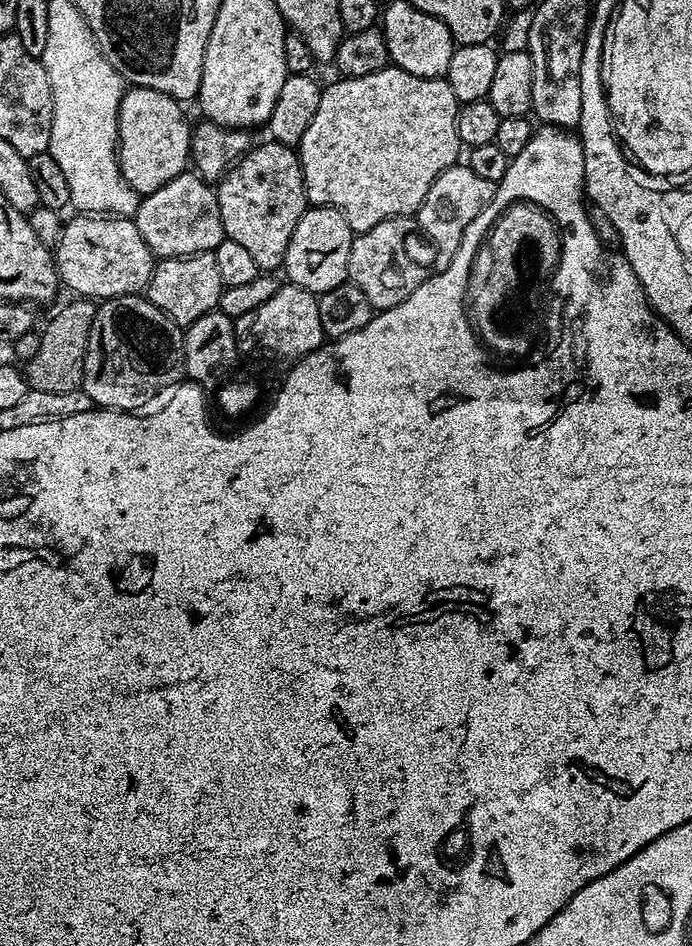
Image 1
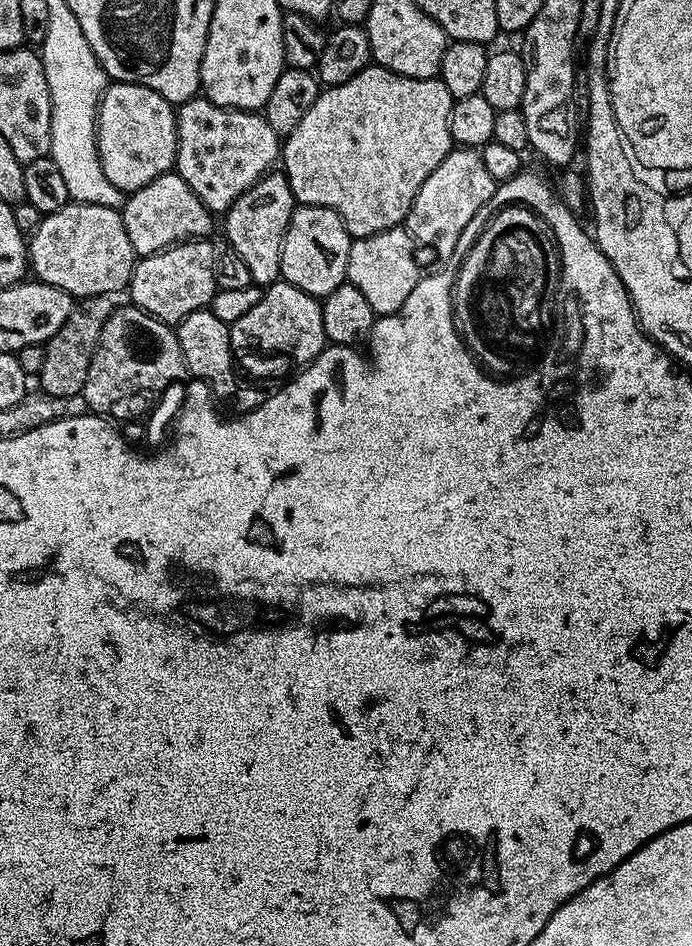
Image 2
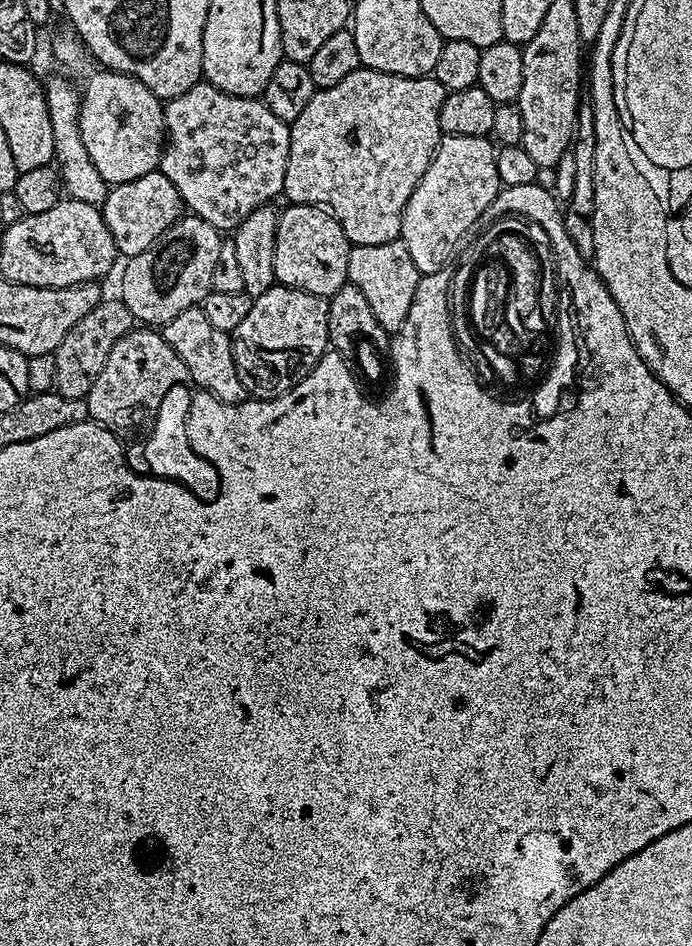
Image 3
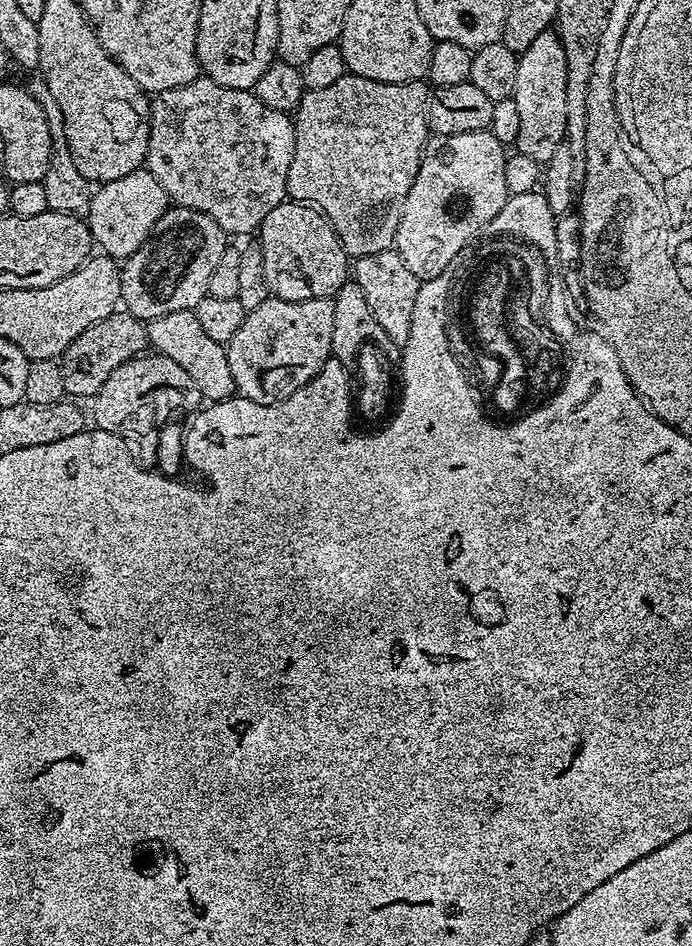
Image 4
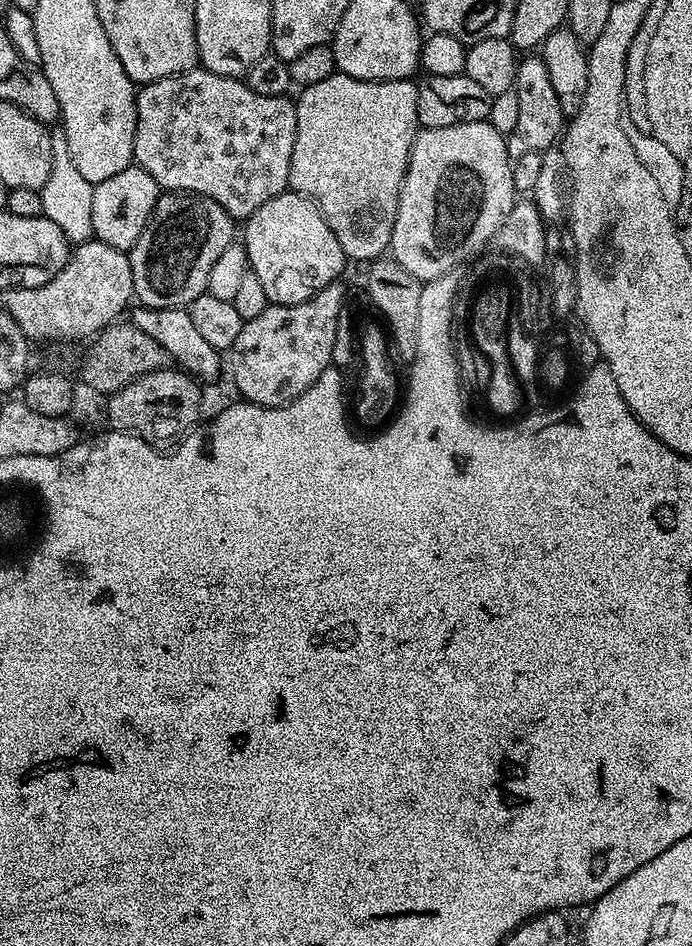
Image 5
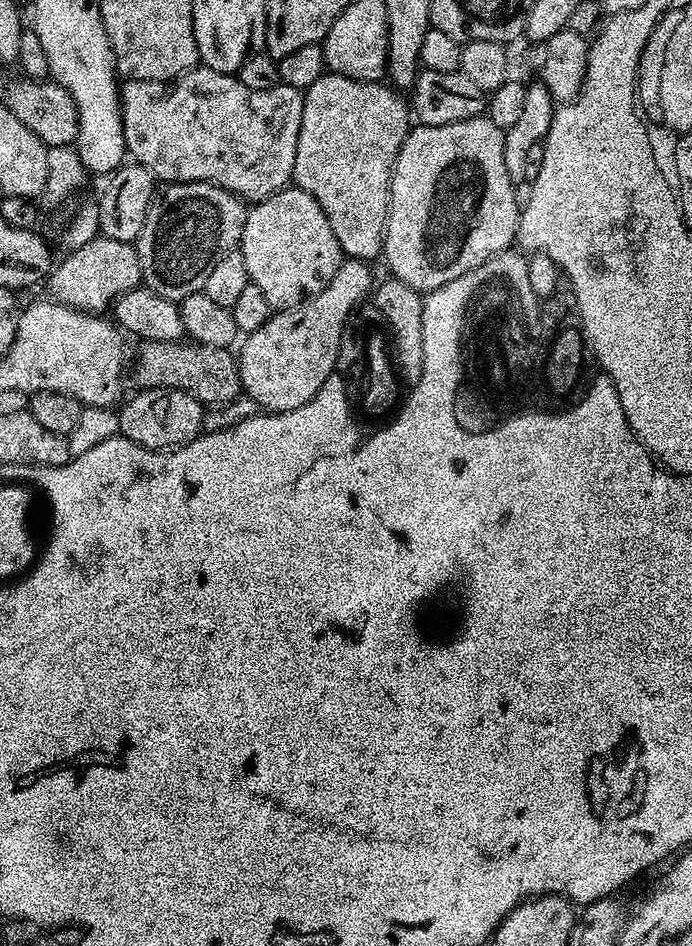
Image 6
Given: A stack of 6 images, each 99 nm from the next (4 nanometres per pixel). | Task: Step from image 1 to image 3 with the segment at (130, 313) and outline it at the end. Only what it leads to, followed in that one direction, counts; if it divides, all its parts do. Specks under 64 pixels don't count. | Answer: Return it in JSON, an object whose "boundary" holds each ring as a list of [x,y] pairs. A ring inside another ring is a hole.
{"boundary":[[[136,326],[114,342],[114,350],[110,350],[110,358],[106,358],[102,374],[94,378],[94,386],[90,386],[86,397],[88,414],[95,423],[116,430],[136,428],[144,423],[147,425],[158,410],[166,390],[170,390],[170,386],[188,383],[186,362],[182,362],[182,358],[170,350],[163,335],[151,327]]]}

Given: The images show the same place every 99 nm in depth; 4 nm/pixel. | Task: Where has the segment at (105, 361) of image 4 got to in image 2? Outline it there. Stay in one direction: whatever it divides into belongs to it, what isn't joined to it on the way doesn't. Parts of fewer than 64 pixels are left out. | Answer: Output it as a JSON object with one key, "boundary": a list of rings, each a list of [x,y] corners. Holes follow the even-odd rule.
{"boundary":[[[85,296],[73,307],[70,318],[62,322],[58,334],[49,338],[44,345],[46,362],[38,377],[39,387],[46,396],[81,395],[86,386],[86,374],[90,374],[90,362],[94,358],[94,350],[98,346],[98,338],[102,338],[102,328],[106,326],[106,318],[110,318],[114,307],[112,296]]]}

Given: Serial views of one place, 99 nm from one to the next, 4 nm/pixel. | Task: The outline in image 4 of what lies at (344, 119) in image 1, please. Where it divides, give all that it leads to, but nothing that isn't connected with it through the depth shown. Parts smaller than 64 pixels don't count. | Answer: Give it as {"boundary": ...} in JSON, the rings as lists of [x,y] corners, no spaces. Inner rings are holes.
{"boundary":[[[345,74],[334,86],[305,91],[294,113],[296,141],[294,162],[290,162],[288,196],[301,204],[318,208],[338,234],[349,258],[378,254],[396,243],[402,206],[414,178],[418,174],[424,146],[430,139],[428,131],[427,83],[411,80],[405,84],[378,82],[370,78]]]}

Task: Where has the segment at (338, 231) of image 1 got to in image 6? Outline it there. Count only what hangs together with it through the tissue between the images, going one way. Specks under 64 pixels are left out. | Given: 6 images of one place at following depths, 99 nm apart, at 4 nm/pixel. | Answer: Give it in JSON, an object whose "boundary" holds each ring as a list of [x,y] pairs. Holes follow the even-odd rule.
{"boundary":[[[295,186],[282,188],[270,198],[253,203],[248,208],[238,251],[242,258],[246,258],[246,274],[249,281],[258,286],[262,294],[266,294],[266,302],[270,302],[273,310],[293,308],[304,303],[309,296],[317,296],[328,285],[330,278],[334,278],[342,263],[338,238],[334,238],[334,230],[330,230],[330,222],[326,222],[322,206],[318,206],[318,202],[310,198],[310,194]]]}

